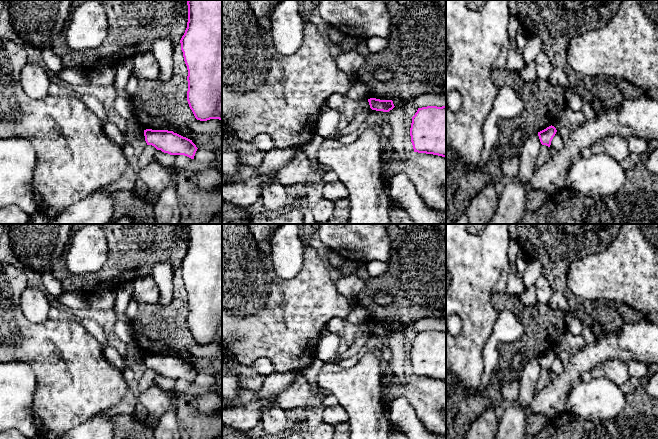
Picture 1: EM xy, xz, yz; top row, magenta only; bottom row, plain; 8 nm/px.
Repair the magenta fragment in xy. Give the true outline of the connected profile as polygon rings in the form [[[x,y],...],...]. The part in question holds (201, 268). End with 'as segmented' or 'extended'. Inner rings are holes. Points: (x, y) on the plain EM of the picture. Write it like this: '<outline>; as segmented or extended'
[[[188,224],[187,229],[187,252],[180,264],[188,294],[187,325],[197,344],[222,344],[222,224]]]; as segmented

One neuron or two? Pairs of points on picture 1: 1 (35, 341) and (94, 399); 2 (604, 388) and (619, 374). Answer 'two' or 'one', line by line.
1: one
2: two

